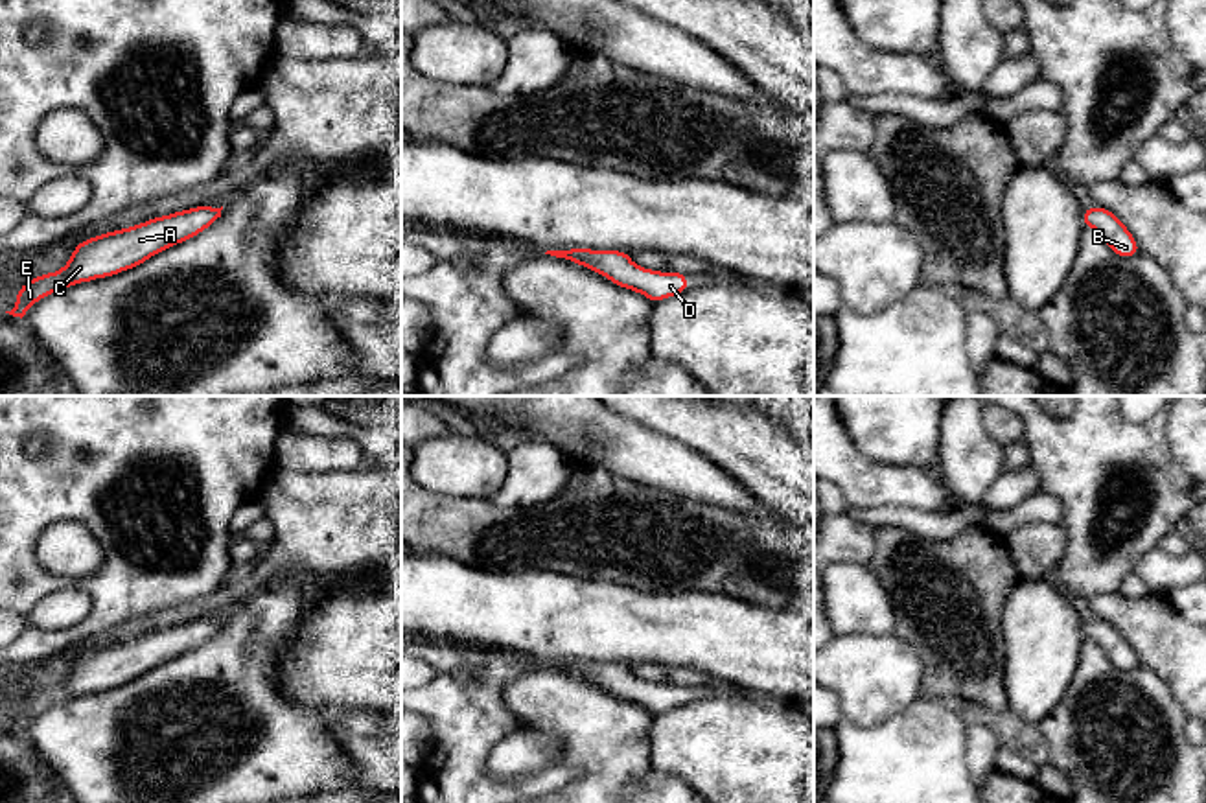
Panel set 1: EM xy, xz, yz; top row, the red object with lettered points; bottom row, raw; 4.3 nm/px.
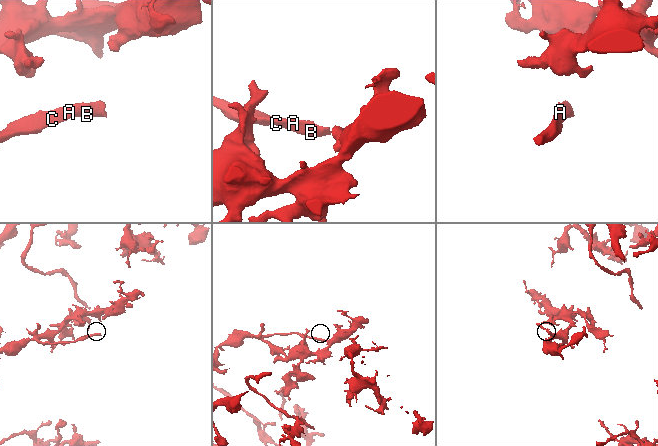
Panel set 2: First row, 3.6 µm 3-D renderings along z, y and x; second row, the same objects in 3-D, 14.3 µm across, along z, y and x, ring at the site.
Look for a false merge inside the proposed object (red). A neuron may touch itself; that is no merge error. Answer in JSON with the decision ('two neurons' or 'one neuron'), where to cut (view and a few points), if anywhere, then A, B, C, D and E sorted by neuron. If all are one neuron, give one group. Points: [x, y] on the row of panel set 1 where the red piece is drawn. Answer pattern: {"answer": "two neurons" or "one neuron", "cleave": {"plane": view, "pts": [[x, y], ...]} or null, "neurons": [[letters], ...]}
{"answer": "one neuron", "cleave": null, "neurons": [["A", "B", "C", "D", "E"]]}

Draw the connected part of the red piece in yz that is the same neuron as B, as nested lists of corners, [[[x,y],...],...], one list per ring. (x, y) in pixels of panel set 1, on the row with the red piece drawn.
[[[1107,208],[1083,210],[1083,225],[1092,227],[1121,258],[1138,256],[1138,243],[1127,227]]]

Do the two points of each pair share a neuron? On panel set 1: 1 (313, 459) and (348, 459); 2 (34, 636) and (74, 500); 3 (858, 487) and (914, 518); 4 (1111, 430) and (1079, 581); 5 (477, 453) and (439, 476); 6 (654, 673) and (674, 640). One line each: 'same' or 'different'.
1: same
2: same
3: different
4: same
5: same
6: different

